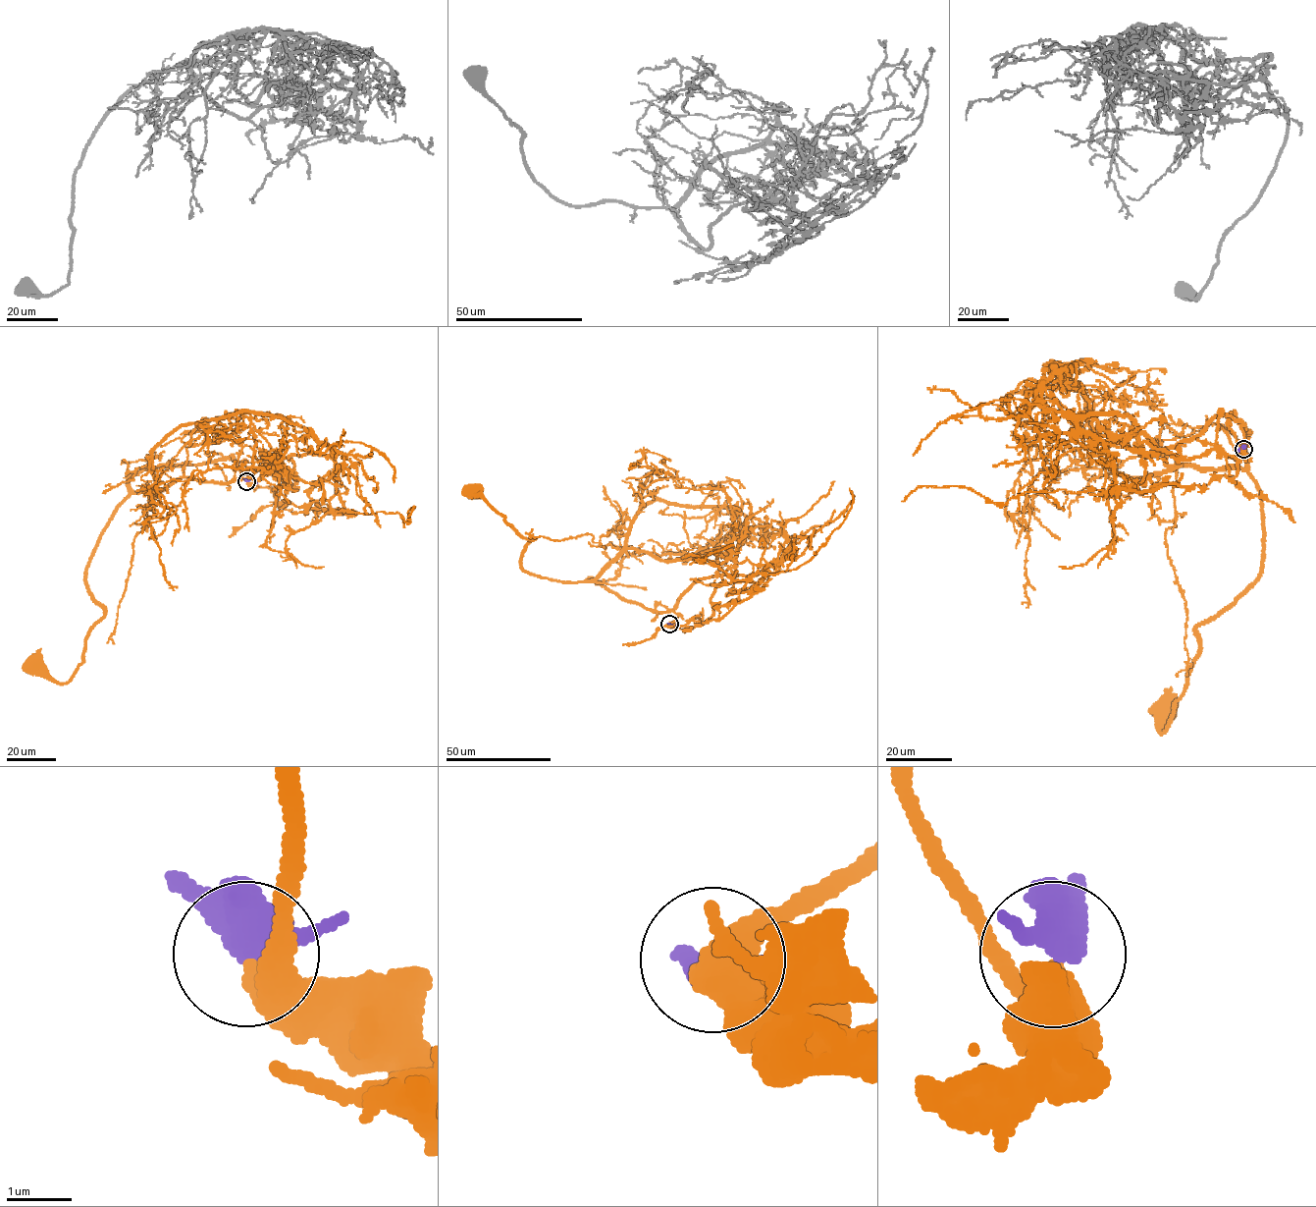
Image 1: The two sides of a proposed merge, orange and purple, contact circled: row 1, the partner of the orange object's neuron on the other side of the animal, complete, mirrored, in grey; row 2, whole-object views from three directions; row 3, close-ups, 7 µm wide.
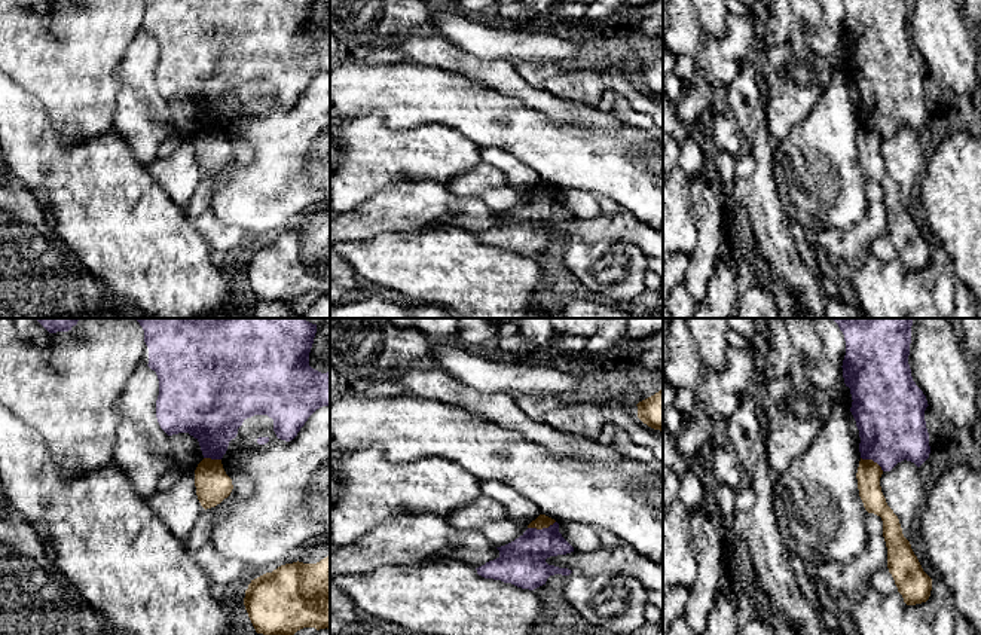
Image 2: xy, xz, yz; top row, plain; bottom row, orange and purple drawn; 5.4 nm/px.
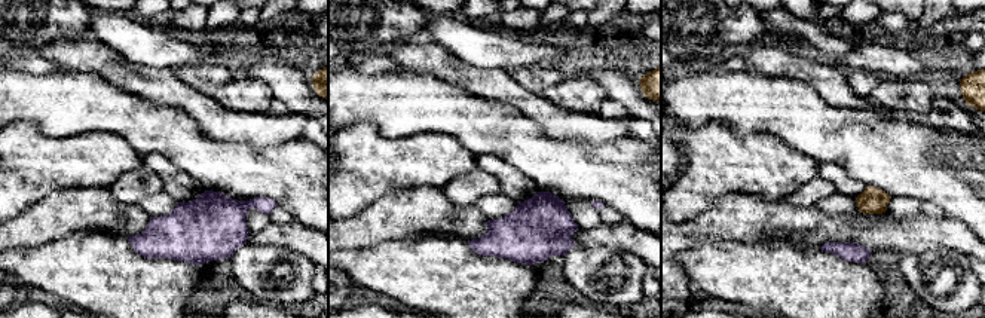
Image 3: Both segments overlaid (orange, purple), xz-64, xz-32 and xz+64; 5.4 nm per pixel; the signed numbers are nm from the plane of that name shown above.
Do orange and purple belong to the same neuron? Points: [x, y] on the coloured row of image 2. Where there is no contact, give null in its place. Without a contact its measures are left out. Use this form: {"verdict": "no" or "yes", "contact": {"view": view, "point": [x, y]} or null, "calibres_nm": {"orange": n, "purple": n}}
{"verdict": "no", "contact": {"view": "xz", "point": [541, 528]}, "calibres_nm": {"orange": 70, "purple": 260}}

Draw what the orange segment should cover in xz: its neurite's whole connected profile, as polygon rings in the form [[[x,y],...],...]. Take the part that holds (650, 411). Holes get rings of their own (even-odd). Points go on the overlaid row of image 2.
[[[663,390],[639,402],[638,418],[654,430],[663,431]]]

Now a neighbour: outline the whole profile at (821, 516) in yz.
[[[835,406],[807,451],[776,477],[773,504],[780,537],[788,552],[801,558],[809,568],[825,561],[850,562],[862,556],[868,543],[867,510],[856,479],[859,443],[852,412]]]

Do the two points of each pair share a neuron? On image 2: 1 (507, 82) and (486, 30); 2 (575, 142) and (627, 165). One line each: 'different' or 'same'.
1: different
2: same

